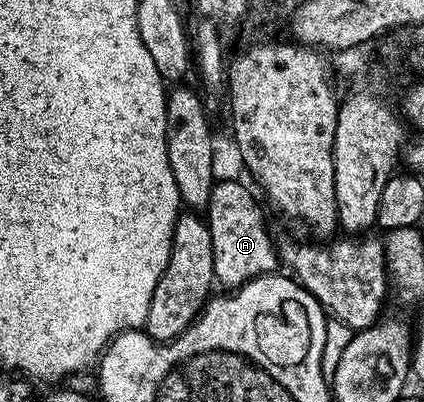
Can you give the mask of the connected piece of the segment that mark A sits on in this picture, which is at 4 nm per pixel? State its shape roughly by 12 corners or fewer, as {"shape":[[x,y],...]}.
{"shape":[[220,179],[205,219],[224,289],[280,267],[255,196]]}

